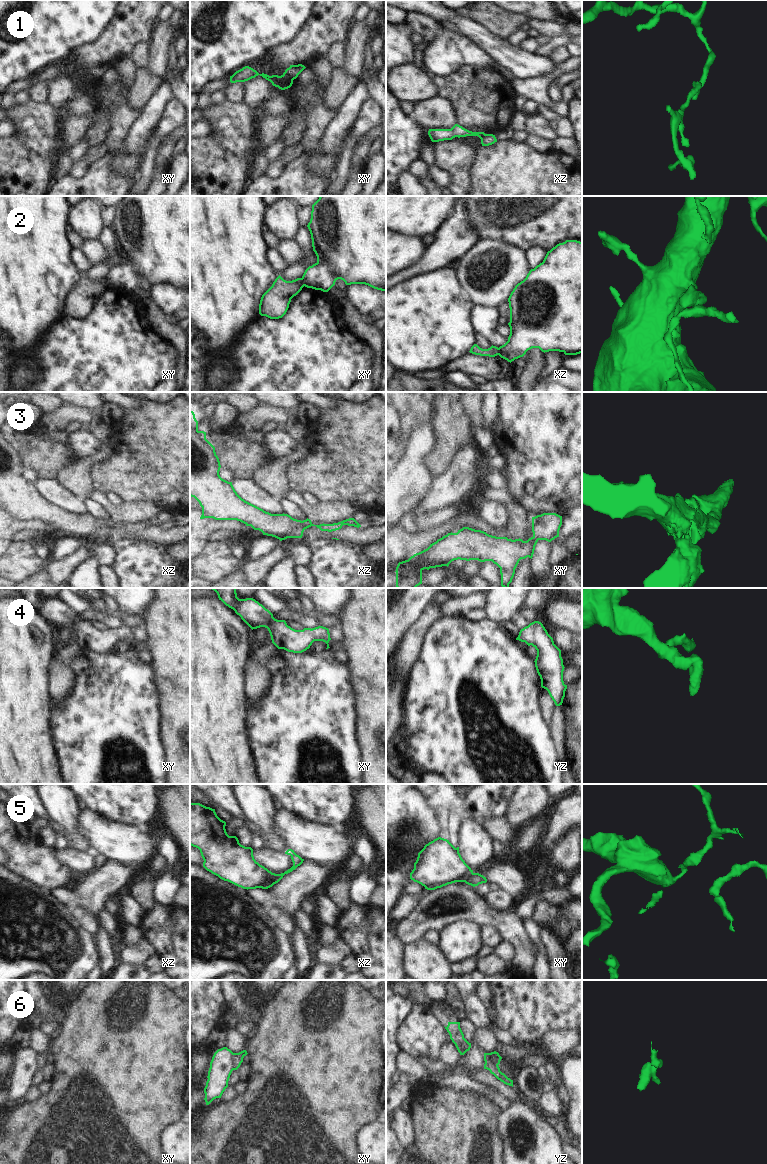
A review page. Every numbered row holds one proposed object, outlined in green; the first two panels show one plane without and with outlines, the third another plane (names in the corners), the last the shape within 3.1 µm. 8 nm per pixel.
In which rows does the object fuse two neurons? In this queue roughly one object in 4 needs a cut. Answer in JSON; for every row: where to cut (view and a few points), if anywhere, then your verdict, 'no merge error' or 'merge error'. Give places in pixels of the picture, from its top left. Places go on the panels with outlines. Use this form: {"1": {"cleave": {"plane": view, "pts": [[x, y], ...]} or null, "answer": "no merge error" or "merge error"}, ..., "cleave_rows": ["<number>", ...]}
{"1": {"cleave": {"plane": "xy", "pts": [[284, 72], [293, 79]]}, "answer": "merge error"}, "2": {"cleave": {"plane": "xy", "pts": [[301, 278], [304, 285]]}, "answer": "merge error"}, "3": {"cleave": null, "answer": "no merge error"}, "4": {"cleave": null, "answer": "no merge error"}, "5": {"cleave": {"plane": "xz", "pts": [[276, 874], [261, 887]]}, "answer": "merge error"}, "6": {"cleave": {"plane": "xy", "pts": [[233, 1053], [234, 1069]]}, "answer": "merge error"}, "cleave_rows": ["1", "2", "5", "6"]}

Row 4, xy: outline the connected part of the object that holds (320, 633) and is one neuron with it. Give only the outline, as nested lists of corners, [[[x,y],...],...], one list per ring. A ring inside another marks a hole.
[[[210,588],[214,590],[219,600],[221,600],[226,606],[233,609],[237,615],[253,630],[260,627],[268,629],[272,643],[278,649],[284,649],[288,652],[302,653],[310,648],[314,641],[323,641],[329,647],[330,633],[329,629],[323,626],[315,628],[304,628],[303,630],[295,630],[287,625],[285,620],[277,620],[273,617],[273,614],[266,609],[262,604],[253,598],[239,599],[237,597],[236,588]]]

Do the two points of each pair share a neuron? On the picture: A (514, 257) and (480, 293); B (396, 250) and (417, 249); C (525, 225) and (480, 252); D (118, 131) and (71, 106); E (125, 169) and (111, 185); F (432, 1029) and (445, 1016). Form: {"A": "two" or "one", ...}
{"A": "one", "B": "one", "C": "two", "D": "one", "E": "two", "F": "two"}

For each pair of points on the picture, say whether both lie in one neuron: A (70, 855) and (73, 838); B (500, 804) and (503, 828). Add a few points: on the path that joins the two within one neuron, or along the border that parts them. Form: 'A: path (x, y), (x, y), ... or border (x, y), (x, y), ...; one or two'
A: border (69, 846), (88, 853); two
B: border (504, 816), (491, 816), (479, 820); two

